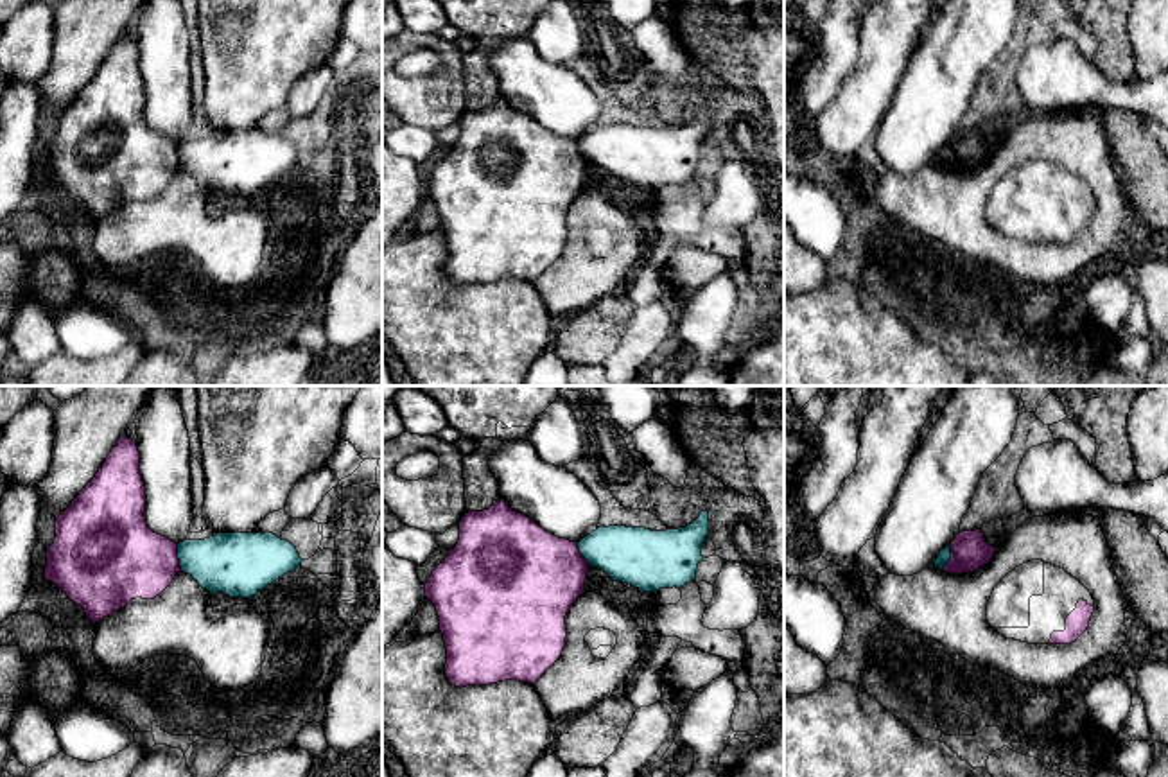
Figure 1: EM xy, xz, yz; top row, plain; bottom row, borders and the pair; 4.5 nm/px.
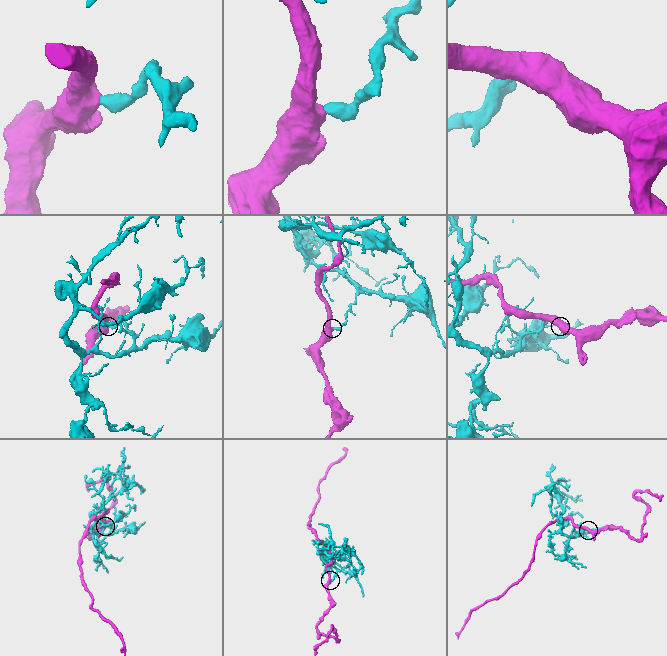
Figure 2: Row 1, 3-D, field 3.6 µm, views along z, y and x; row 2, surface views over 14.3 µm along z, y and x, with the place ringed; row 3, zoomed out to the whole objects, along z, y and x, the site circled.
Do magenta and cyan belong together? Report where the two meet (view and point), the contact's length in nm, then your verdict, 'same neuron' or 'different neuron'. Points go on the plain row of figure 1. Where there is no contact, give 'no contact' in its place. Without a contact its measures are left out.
xy (176, 155) | 120 nm | different neuron

